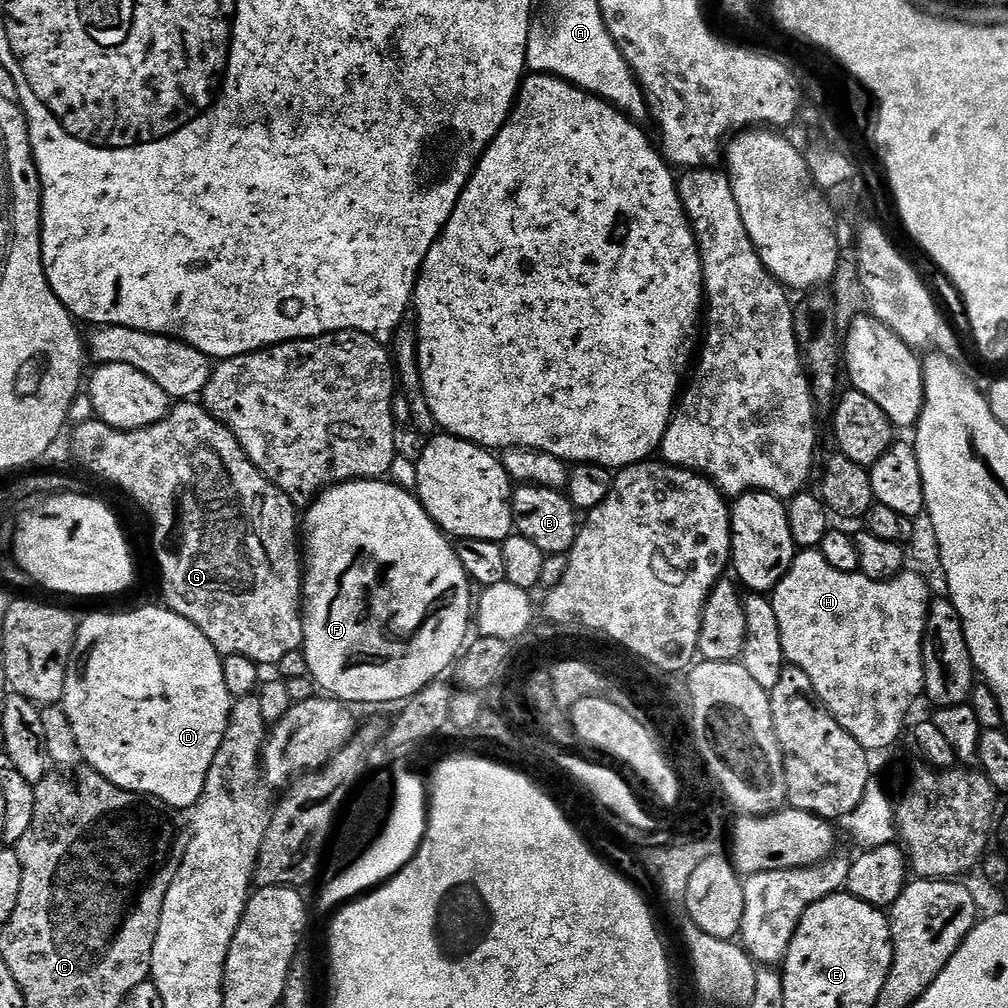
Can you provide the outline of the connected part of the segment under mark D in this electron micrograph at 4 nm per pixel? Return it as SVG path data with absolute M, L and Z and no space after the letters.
M167 606L159 607L136 608L133 612L96 612L93 616L79 621L72 656L68 660L68 673L64 679L62 707L74 730L79 755L82 760L84 756L83 763L87 767L93 768L95 772L102 774L102 778L106 778L122 790L137 792L139 796L149 797L172 810L177 810L176 808L189 810L198 802L199 795L203 792L207 771L210 770L211 762L218 753L223 735L226 733L234 697L226 690L224 661L210 642L210 638L206 638L206 634L202 634L202 630L194 626L194 622L182 618L177 612L171 612Z

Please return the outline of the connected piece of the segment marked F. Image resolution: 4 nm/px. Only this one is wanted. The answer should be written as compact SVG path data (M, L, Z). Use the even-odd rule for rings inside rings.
M383 479L378 480L350 480L347 484L338 484L331 488L324 489L311 504L307 505L305 514L302 516L302 575L304 577L304 590L302 593L302 619L304 622L304 643L302 645L302 651L306 662L308 663L308 671L311 679L316 679L316 684L321 688L321 693L327 694L331 699L339 700L348 706L357 706L356 704L392 704L395 700L399 702L407 701L409 698L416 695L416 693L422 691L427 684L432 683L433 680L439 680L445 674L444 671L451 669L453 665L457 663L458 657L461 655L462 649L465 647L468 636L468 624L473 623L474 620L474 591L473 585L468 579L466 570L462 566L462 562L458 558L455 547L450 543L449 537L445 533L441 532L436 524L428 517L428 512L420 504L419 499L411 491L405 490L395 483L385 482Z

